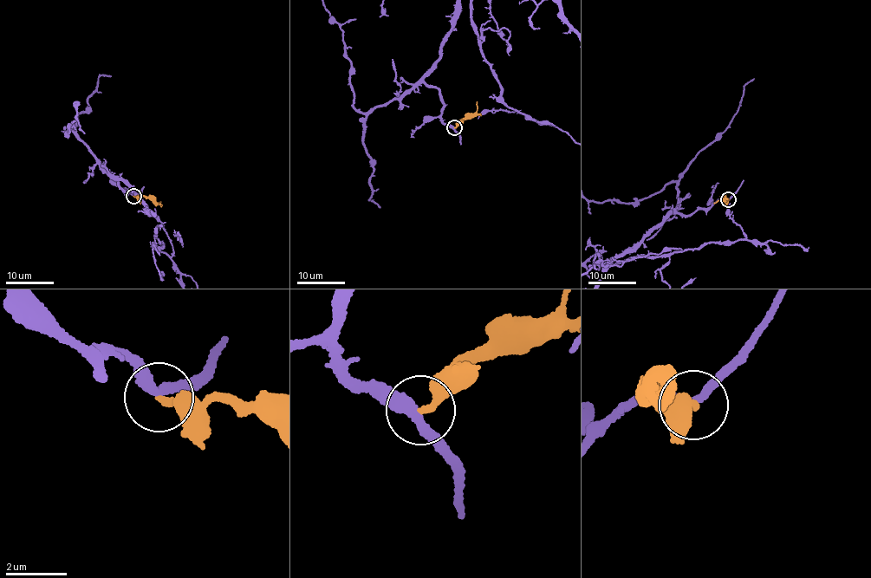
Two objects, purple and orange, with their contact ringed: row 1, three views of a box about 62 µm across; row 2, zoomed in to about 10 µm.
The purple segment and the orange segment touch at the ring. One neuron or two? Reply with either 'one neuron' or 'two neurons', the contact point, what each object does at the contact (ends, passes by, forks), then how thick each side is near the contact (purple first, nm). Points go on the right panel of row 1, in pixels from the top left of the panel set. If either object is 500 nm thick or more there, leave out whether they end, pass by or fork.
two neurons; place (728, 199); purple passes by; orange ends; calibres 320 and 280 nm

